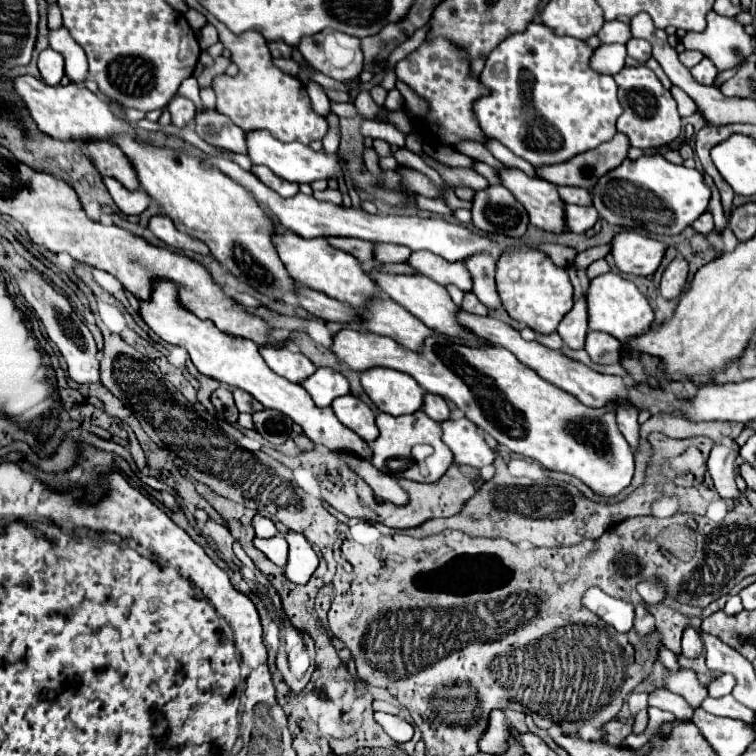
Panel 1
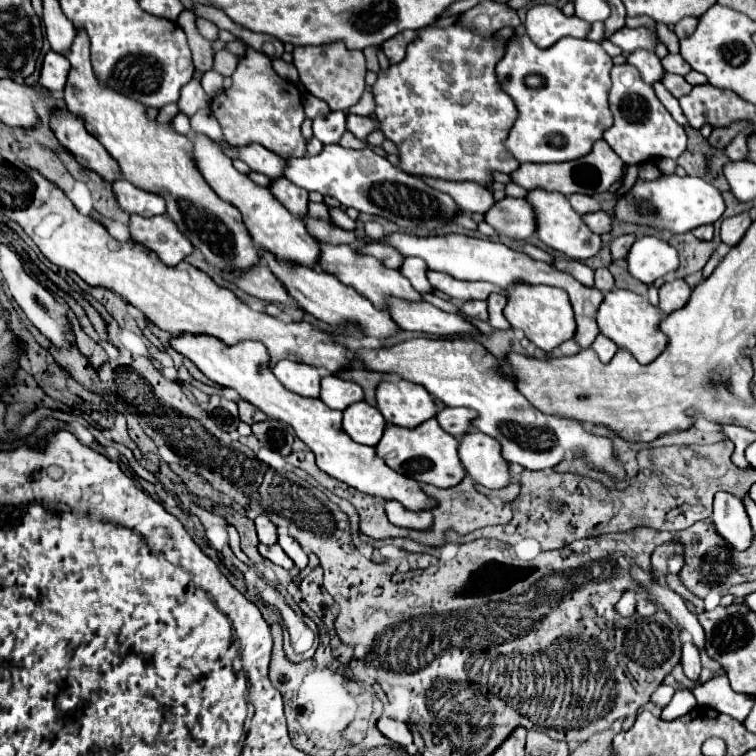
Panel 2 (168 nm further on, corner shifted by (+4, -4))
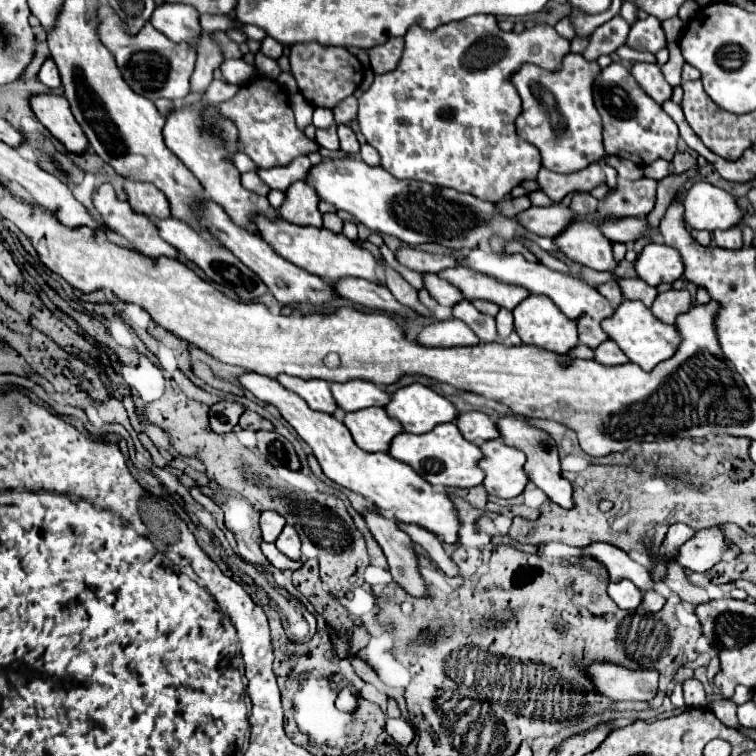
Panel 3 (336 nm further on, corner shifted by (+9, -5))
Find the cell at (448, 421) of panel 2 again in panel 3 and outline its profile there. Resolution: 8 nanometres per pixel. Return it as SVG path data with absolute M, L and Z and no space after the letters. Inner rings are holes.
M462 412L456 416L456 426L460 434L474 444L498 438L498 430L494 420L484 412Z

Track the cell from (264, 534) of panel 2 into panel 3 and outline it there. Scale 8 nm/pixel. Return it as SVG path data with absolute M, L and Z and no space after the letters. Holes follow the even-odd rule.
M262 512L260 516L260 530L262 530L262 540L264 542L274 542L278 534L282 532L286 520L276 514L276 512Z

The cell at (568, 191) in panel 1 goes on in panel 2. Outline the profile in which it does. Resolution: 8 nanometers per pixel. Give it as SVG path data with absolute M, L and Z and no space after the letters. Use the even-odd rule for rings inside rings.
M571 195L571 197L569 197L569 203L571 203L571 207L573 207L579 215L595 213L595 211L601 209L599 201L593 199L593 197L589 197L589 195Z

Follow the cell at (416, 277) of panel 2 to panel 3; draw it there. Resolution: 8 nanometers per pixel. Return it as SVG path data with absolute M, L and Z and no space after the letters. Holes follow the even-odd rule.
M424 272L422 274L422 278L424 278L424 288L430 292L430 296L438 302L438 304L442 304L442 306L454 306L456 302L460 302L464 296L460 294L460 290L456 290L452 284L448 284L448 282L444 282L444 280L440 280L436 274L432 274L432 272Z

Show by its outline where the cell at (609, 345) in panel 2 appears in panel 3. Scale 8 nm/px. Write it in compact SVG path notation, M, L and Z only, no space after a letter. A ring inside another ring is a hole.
M604 340L604 342L594 350L594 360L600 362L600 364L606 364L606 366L628 362L626 354L624 354L624 352L616 346L616 342L612 342L612 340Z

